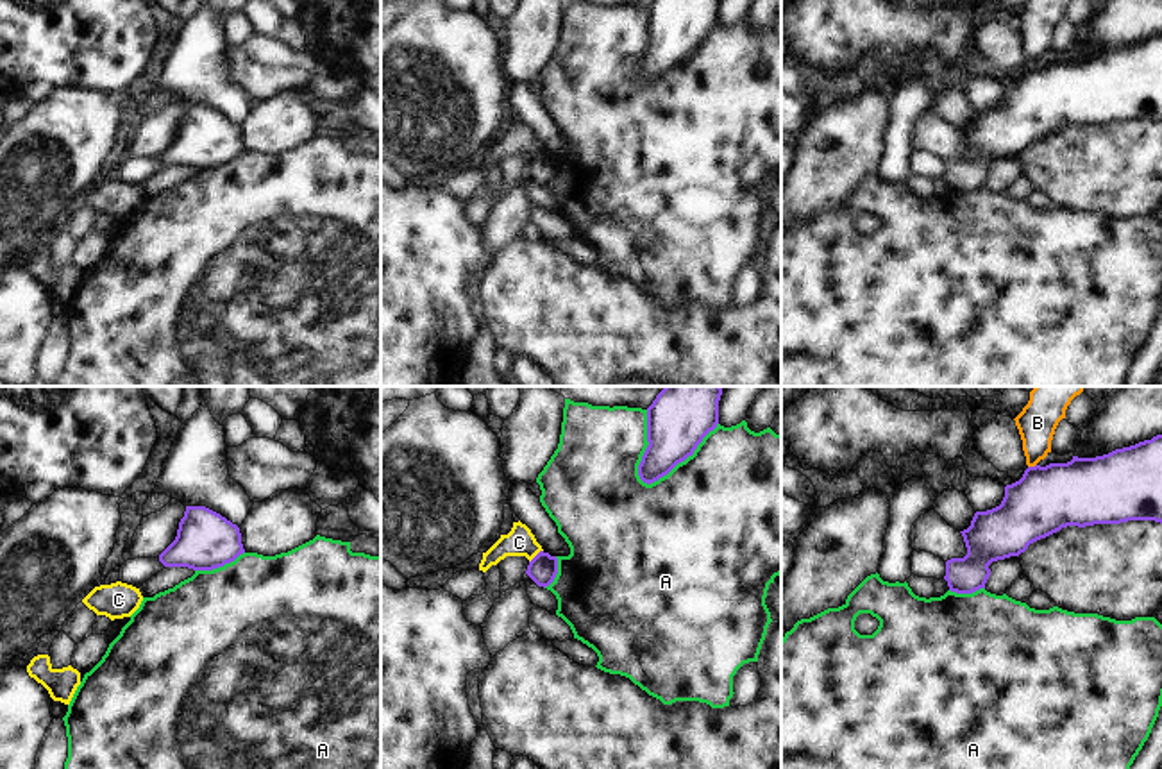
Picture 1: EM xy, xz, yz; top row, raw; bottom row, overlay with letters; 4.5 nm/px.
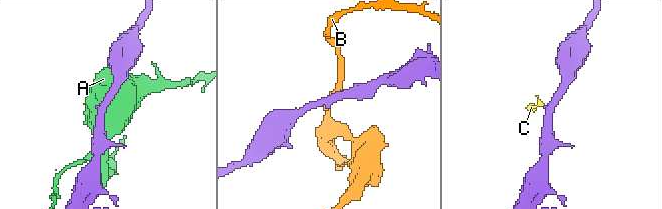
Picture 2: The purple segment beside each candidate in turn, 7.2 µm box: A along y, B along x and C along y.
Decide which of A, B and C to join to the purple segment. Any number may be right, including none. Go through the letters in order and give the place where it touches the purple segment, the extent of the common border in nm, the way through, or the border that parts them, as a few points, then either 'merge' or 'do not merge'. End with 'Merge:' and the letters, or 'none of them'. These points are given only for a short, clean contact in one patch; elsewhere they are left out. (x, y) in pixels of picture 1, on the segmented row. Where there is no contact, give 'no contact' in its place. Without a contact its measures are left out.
A: meets purple in xz at (680, 462); contact 440 nm long; do not merge
B: meets purple in yz at (1032, 467); contact 40 nm long; border along yz (1035, 464), (1028, 467); do not merge
C: meets purple in xz at (535, 557); contact 90 nm long; border along xz (542, 549), (530, 562); do not merge
Merge: none of them

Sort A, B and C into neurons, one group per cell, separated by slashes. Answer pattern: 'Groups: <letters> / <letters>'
Groups: A / B / C.

